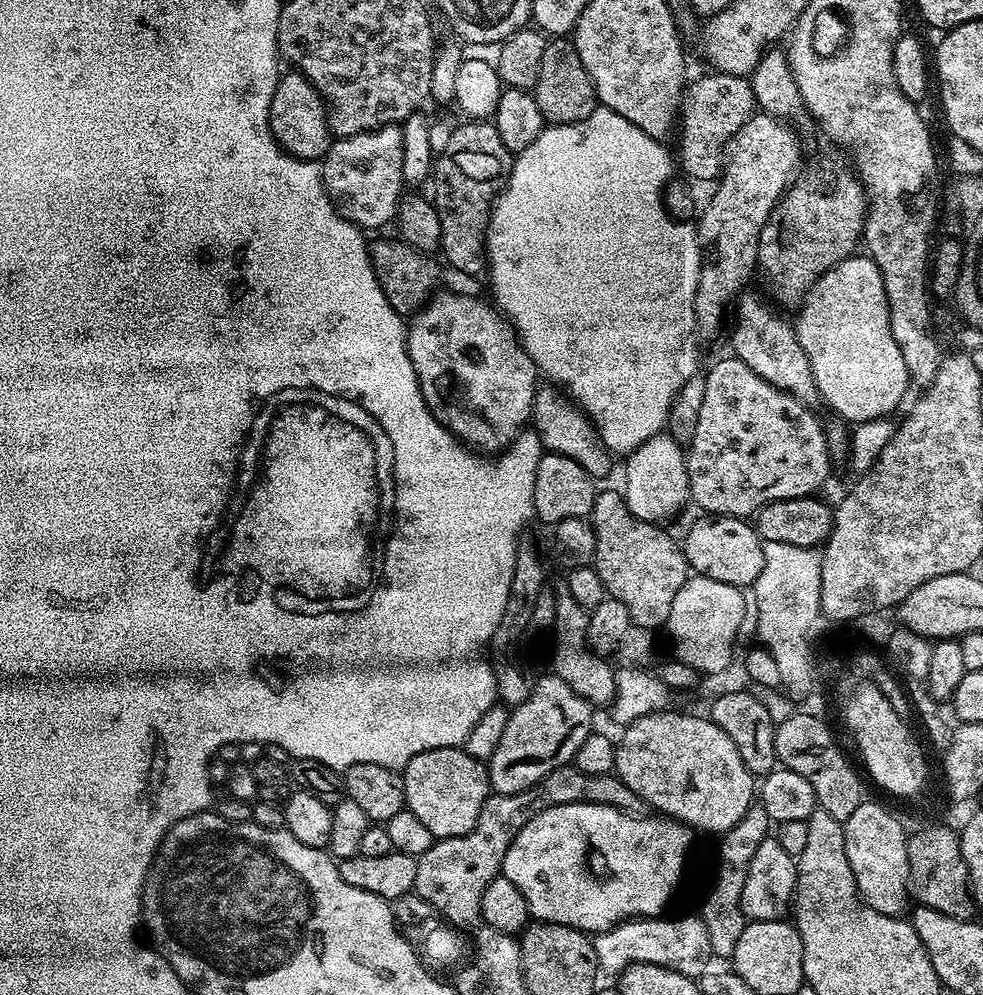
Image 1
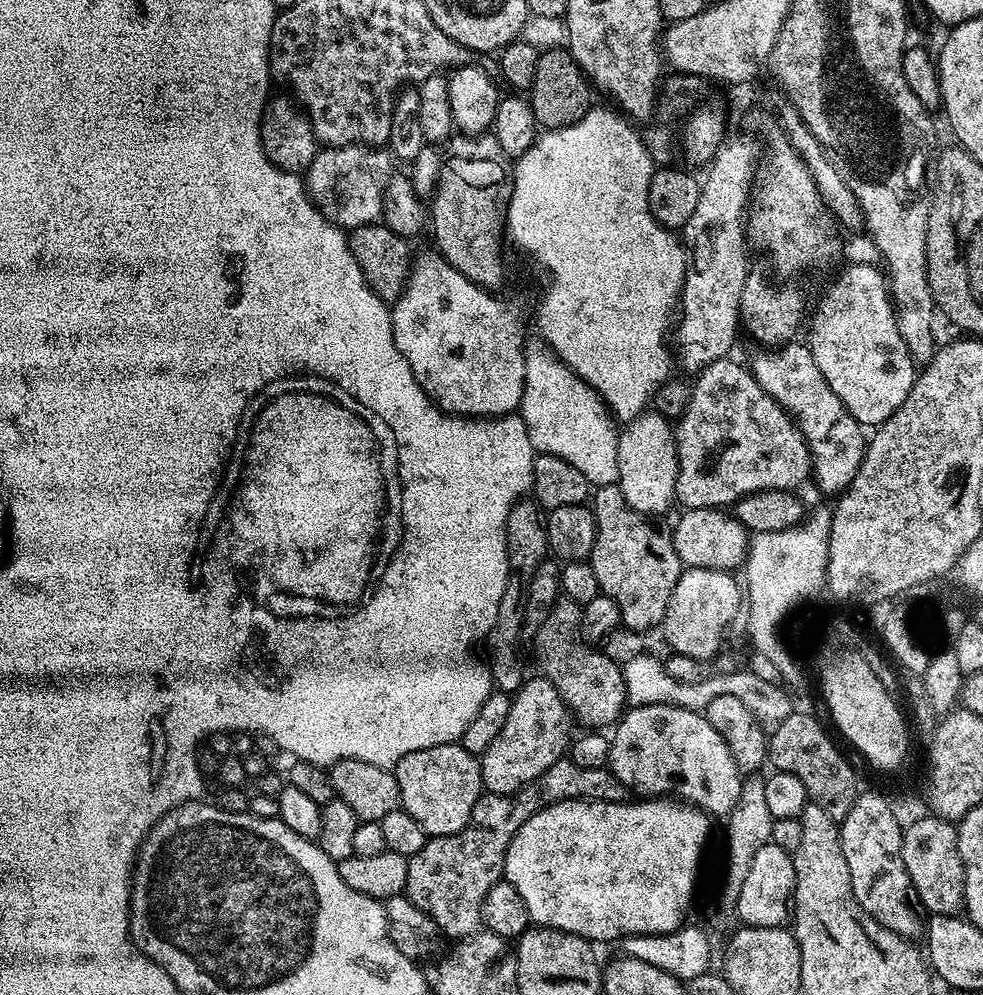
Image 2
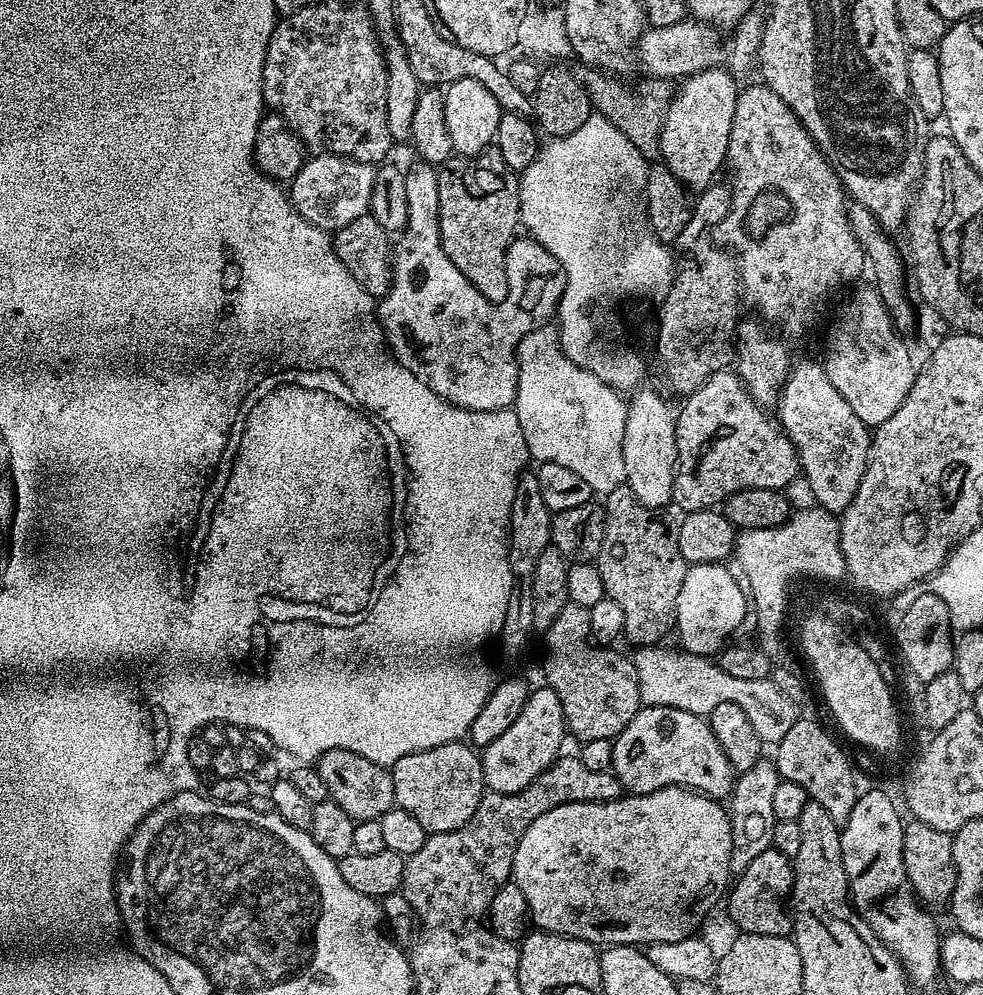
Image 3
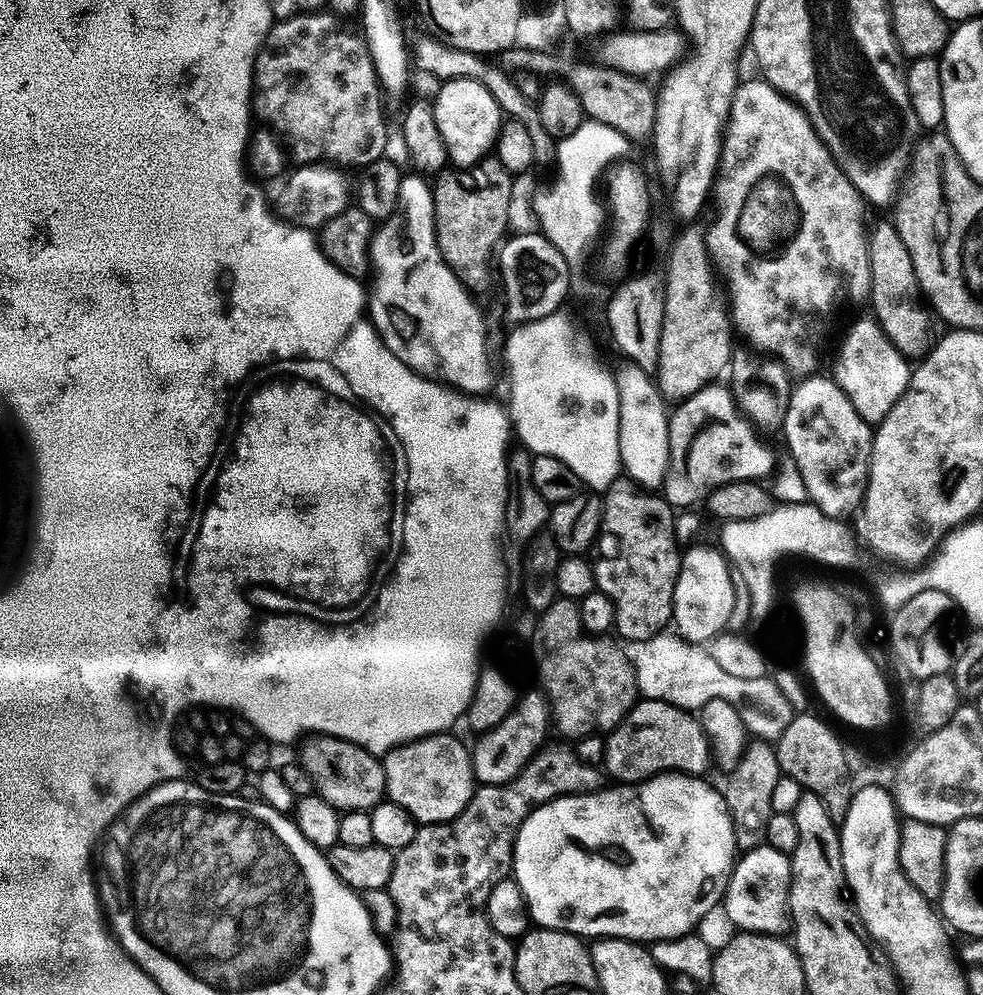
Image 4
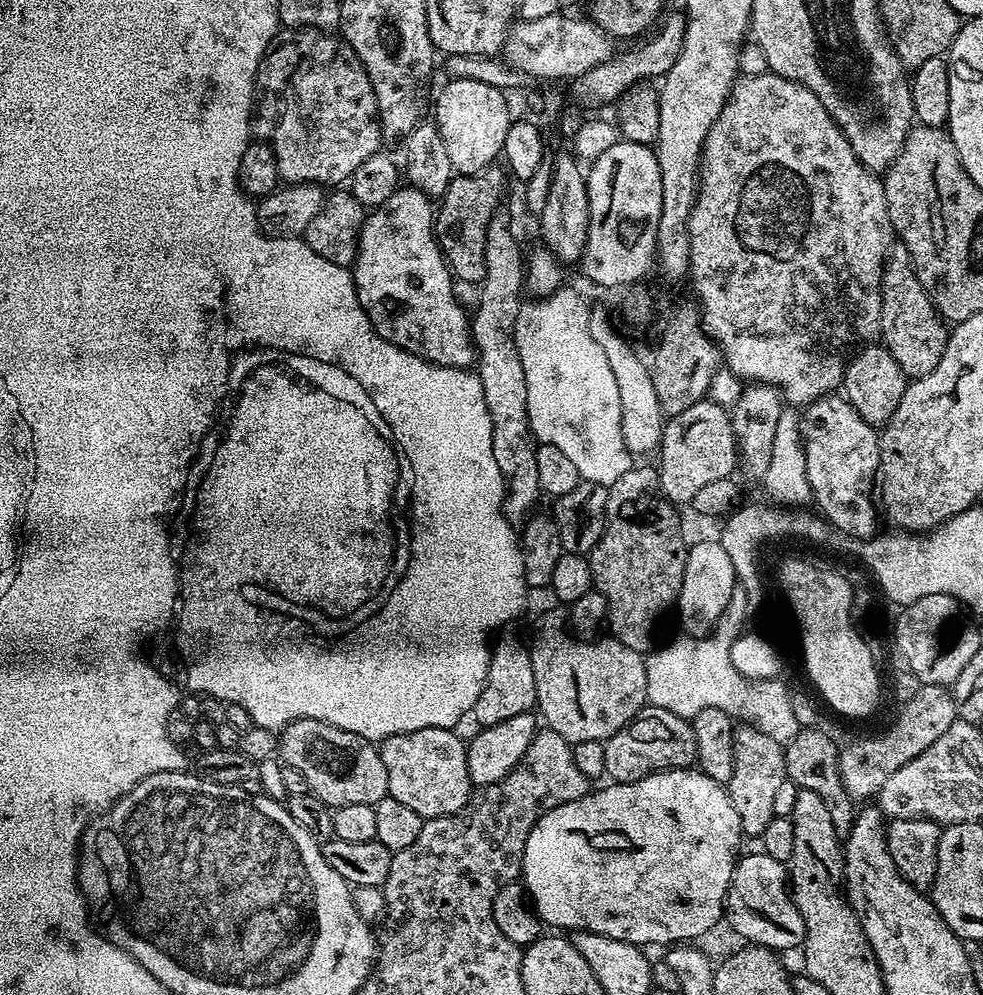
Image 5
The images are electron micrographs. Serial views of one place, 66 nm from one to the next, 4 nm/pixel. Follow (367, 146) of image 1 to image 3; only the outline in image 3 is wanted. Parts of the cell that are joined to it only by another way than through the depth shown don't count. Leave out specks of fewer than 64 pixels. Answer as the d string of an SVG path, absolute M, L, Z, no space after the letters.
M316 154L305 159L298 174L290 182L292 208L306 222L316 224L325 230L335 230L346 226L359 216L369 215L368 203L374 190L376 168L361 164L351 156Z

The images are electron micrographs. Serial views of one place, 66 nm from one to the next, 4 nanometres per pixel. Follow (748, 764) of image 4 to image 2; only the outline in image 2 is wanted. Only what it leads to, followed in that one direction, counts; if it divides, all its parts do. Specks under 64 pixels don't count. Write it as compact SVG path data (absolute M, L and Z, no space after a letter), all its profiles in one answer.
M748 778L744 780L740 801L734 806L734 810L728 813L728 865L724 868L724 885L708 912L707 927L713 933L724 932L728 934L737 927L736 903L738 902L738 890L742 890L742 882L746 882L746 874L750 874L750 862L754 862L754 854L762 850L772 839L773 818L766 803L766 786L760 778Z

